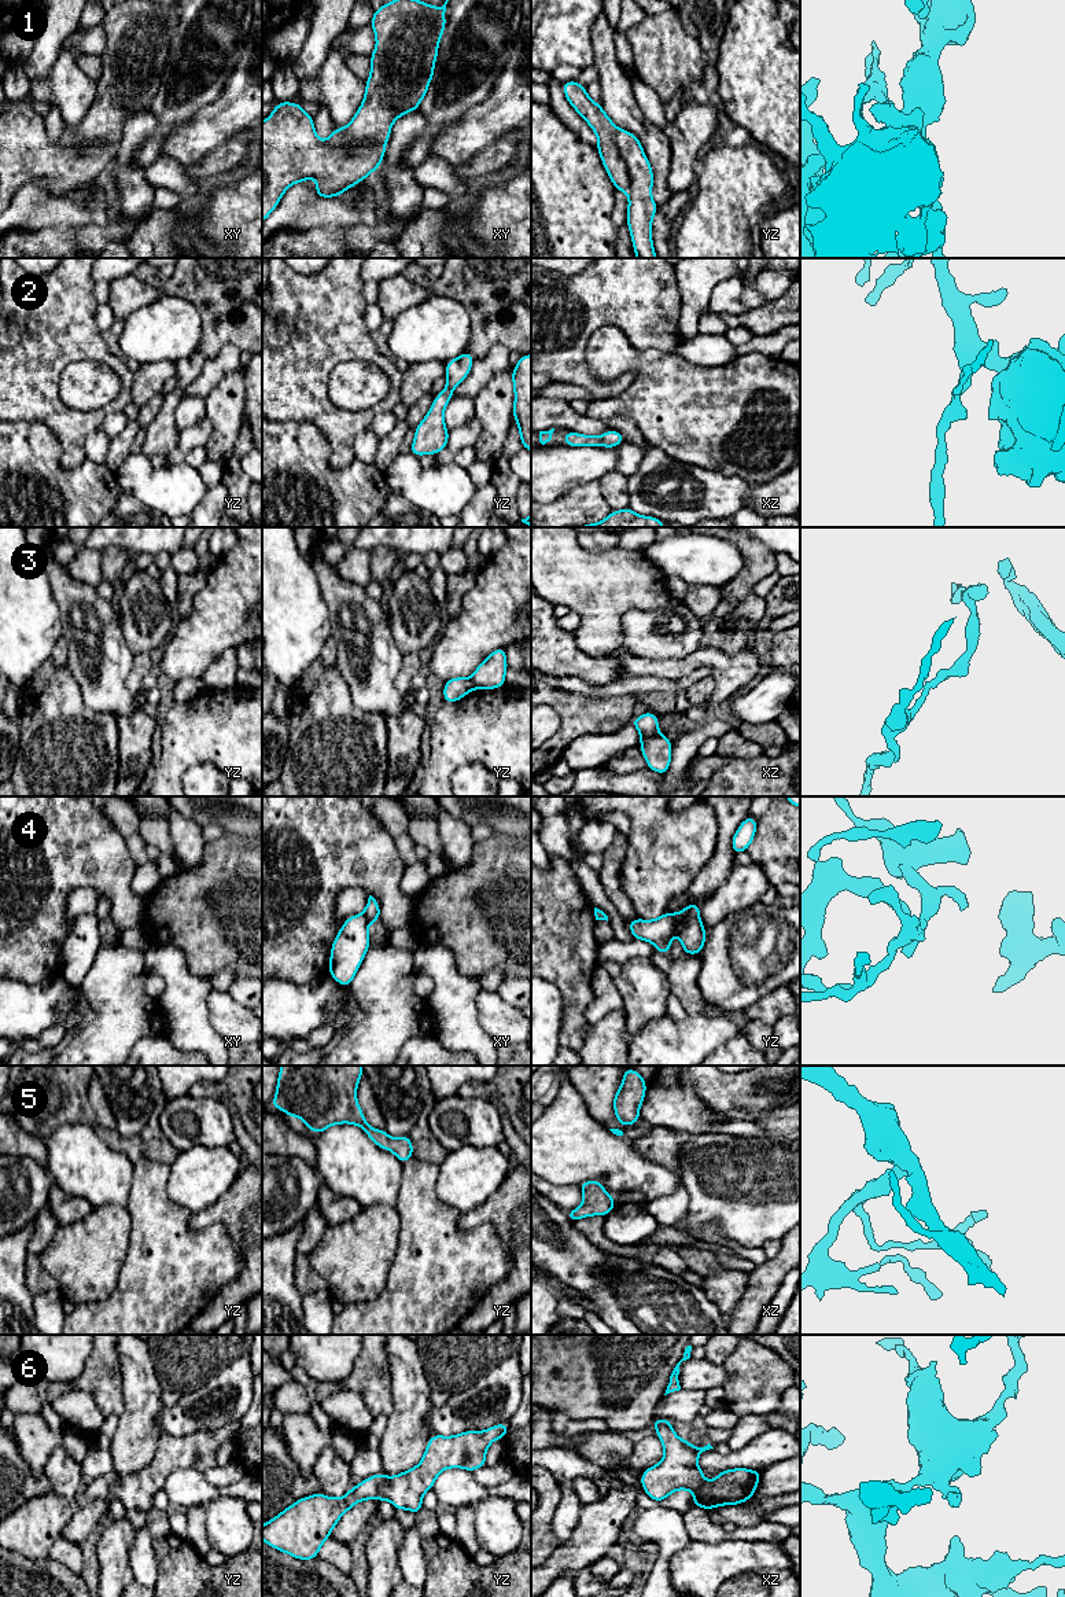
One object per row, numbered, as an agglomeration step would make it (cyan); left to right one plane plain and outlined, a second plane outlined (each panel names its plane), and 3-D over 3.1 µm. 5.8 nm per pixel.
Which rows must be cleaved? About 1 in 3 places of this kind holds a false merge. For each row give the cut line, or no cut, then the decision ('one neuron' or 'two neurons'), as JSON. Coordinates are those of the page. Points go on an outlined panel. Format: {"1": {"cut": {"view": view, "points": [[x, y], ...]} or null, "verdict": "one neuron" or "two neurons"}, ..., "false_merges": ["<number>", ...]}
{"1": {"cut": null, "verdict": "one neuron"}, "2": {"cut": null, "verdict": "one neuron"}, "3": {"cut": {"view": "xz", "points": [[658, 733], [642, 738]]}, "verdict": "two neurons"}, "4": {"cut": {"view": "yz", "points": [[697, 912], [692, 912], [684, 920], [680, 930]]}, "verdict": "two neurons"}, "5": {"cut": null, "verdict": "one neuron"}, "6": {"cut": null, "verdict": "one neuron"}, "false_merges": ["3", "4"]}

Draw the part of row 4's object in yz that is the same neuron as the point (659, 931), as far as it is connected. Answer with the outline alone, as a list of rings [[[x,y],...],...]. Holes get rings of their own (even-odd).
[[[692,902],[679,913],[664,912],[656,920],[641,920],[638,917],[629,920],[633,939],[651,942],[656,946],[657,953],[667,954],[671,949],[671,938],[679,934],[683,920],[692,913],[699,913],[700,909],[699,904]]]

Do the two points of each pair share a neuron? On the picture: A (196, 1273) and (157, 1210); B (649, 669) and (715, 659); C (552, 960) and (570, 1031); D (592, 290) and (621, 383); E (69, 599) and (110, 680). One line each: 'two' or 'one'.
A: one
B: one
C: one
D: one
E: one

